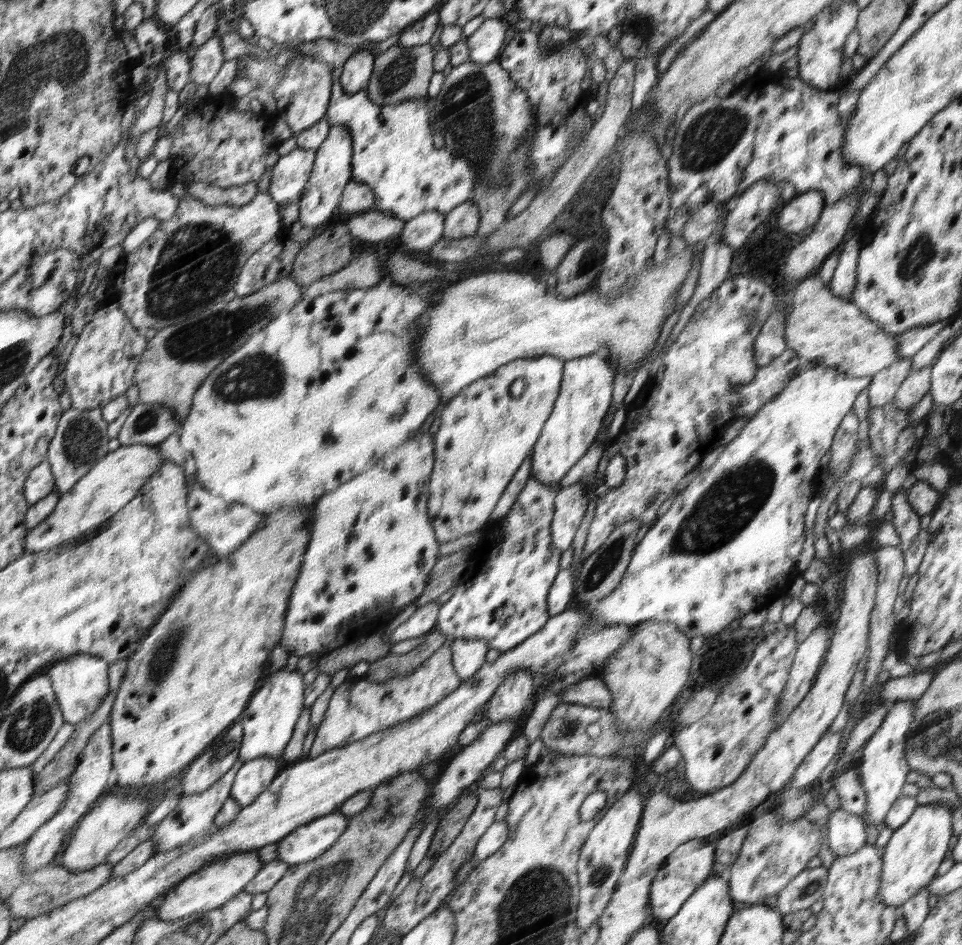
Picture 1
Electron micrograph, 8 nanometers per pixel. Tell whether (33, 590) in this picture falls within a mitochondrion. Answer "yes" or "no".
no

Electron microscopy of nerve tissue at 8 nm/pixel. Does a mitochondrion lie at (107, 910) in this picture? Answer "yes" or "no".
no

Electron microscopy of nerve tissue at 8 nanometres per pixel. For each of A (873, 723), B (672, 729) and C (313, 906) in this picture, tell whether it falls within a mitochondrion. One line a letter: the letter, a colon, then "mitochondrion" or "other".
A: other
B: other
C: mitochondrion

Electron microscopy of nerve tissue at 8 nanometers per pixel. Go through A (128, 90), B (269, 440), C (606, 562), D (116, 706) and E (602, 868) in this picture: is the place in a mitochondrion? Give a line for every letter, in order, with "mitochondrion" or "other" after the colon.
A: other
B: other
C: mitochondrion
D: other
E: mitochondrion

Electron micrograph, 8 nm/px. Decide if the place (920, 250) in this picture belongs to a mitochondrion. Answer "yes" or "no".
yes

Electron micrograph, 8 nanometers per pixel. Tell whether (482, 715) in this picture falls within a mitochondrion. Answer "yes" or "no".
no

